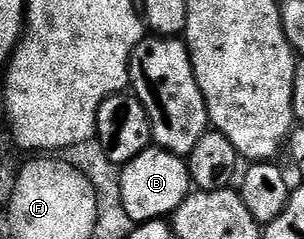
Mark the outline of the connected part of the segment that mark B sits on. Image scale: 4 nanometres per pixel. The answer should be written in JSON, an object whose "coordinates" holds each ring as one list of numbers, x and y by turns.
{"coordinates":[[155,146,148,147,142,154,138,154,138,158,123,165,120,180,122,204,130,218,136,222,171,217,194,188,187,163,174,153]]}

